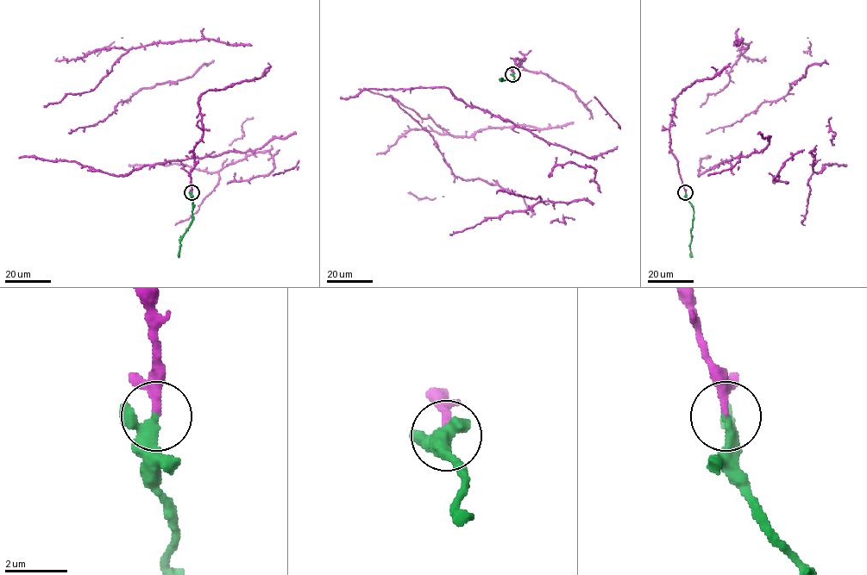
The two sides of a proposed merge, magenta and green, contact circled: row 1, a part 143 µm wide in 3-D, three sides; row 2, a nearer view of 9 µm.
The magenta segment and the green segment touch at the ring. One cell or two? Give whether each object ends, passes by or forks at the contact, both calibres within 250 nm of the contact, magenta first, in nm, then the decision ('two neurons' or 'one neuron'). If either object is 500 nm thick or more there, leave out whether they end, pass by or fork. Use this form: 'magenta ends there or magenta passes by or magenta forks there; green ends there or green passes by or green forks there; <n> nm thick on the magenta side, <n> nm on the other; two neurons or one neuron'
magenta ends there; green passes by; 240 nm thick on the magenta side, 280 nm on the other; one neuron

